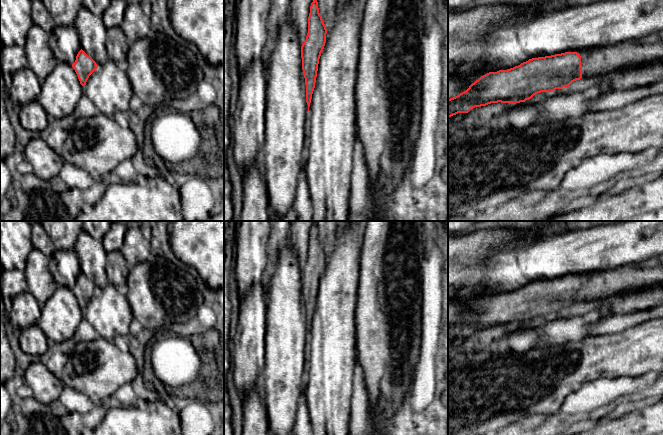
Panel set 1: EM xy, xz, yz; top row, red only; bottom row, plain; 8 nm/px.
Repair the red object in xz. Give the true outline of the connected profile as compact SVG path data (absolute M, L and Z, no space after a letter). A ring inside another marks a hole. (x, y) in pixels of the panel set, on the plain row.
M314 222L308 241L308 257L301 270L302 294L306 309L308 335L315 312L318 288L326 267L327 253L319 237L318 226Z

